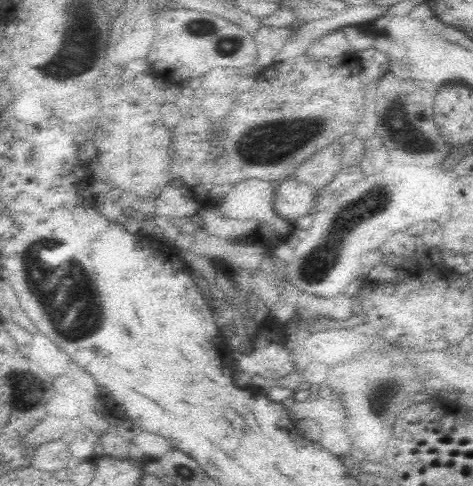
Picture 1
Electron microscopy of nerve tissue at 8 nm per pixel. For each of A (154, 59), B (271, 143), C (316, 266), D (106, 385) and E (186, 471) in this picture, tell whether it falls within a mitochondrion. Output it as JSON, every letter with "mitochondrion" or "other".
{"A":"other","B":"mitochondrion","C":"mitochondrion","D":"other","E":"mitochondrion"}

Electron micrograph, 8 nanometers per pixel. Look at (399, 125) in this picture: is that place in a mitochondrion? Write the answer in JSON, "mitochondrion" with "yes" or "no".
{"mitochondrion":"yes"}

